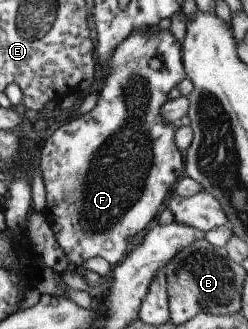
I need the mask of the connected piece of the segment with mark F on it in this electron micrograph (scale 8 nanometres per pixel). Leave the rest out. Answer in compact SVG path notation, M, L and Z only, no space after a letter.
M159 24L155 26L149 26L149 28L139 28L139 30L133 30L113 52L111 56L111 71L106 80L103 90L99 93L99 100L95 107L89 112L82 114L79 118L61 126L58 130L55 130L49 139L43 145L41 150L41 160L39 162L43 182L45 185L45 192L47 197L47 206L43 214L46 220L51 226L55 234L55 238L61 246L69 264L73 266L81 266L91 258L95 256L101 256L109 262L111 267L117 266L127 254L127 246L129 246L129 240L135 238L139 232L147 231L149 227L156 221L160 212L165 208L165 204L169 198L173 196L174 185L182 178L186 176L185 165L180 148L175 144L174 134L177 125L167 122L163 116L161 116L161 106L168 101L169 92L173 88L187 77L184 66L182 65L182 58L180 56L182 44L173 36L169 28L161 29Z

